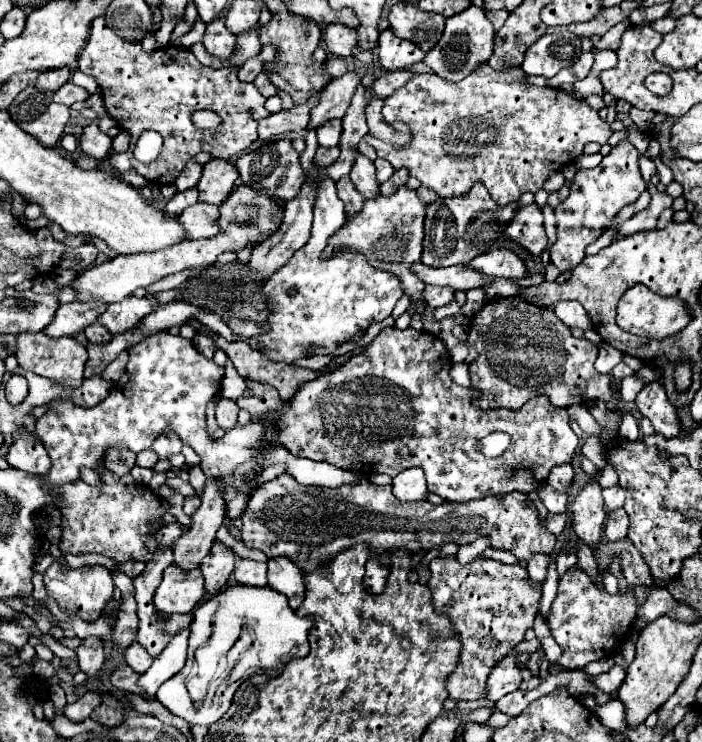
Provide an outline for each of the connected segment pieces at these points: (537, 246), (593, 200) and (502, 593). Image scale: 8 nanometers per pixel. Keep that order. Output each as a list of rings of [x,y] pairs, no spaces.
[[[537,204],[521,206],[511,224],[505,228],[505,236],[513,242],[517,242],[521,248],[531,252],[533,256],[539,256],[547,246],[547,236],[543,228],[543,214]]]
[[[621,140],[615,148],[611,148],[597,168],[579,170],[571,184],[569,198],[555,208],[557,242],[549,248],[549,254],[559,272],[573,270],[583,260],[587,244],[597,240],[603,226],[611,222],[623,206],[633,204],[641,192],[645,192],[645,182],[639,172],[639,152],[629,140]]]
[[[455,556],[435,558],[429,570],[431,578],[427,586],[431,586],[435,612],[449,616],[453,632],[463,646],[459,664],[447,678],[447,692],[453,700],[477,700],[483,696],[489,670],[533,628],[541,586],[535,588],[535,584],[529,582],[527,570],[519,564],[507,566],[485,558],[477,558],[465,566],[459,564]]]

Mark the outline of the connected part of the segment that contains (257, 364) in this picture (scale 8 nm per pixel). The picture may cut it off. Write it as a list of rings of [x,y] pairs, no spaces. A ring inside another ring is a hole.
[[[213,336],[213,340],[215,340],[217,348],[227,352],[233,366],[237,368],[237,372],[243,378],[275,386],[281,402],[285,402],[285,404],[287,404],[287,400],[291,400],[291,396],[295,396],[295,392],[299,390],[301,384],[315,380],[319,376],[317,372],[313,372],[309,368],[301,368],[301,366],[293,366],[293,364],[275,364],[271,360],[263,360],[263,354],[253,350],[245,342],[229,344],[221,336]]]

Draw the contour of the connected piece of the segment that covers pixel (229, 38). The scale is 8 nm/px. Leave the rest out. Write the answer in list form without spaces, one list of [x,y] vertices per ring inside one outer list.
[[[215,18],[211,24],[207,24],[207,30],[203,34],[203,46],[209,54],[217,56],[217,58],[229,58],[235,50],[235,40],[237,36],[233,36],[227,28],[225,28],[225,20],[223,18]]]

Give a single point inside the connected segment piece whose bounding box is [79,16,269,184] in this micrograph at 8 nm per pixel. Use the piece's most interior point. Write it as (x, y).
(161, 90)

